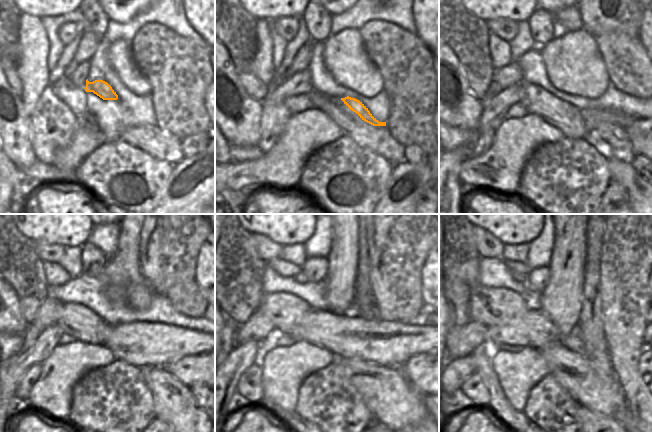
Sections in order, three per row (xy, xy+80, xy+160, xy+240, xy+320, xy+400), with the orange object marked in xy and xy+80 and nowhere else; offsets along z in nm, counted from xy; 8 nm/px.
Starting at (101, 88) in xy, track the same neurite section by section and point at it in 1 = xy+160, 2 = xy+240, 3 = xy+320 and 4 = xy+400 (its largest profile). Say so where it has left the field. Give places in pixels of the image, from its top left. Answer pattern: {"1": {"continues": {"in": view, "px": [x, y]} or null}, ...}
{"1": {"continues": {"in": "xy+160", "px": [608, 138]}}, "2": {"continues": {"in": "xy+240", "px": [189, 370]}}, "3": {"continues": {"in": "xy+320", "px": [418, 369]}}, "4": {"continues": {"in": "xy+400", "px": [642, 363]}}}

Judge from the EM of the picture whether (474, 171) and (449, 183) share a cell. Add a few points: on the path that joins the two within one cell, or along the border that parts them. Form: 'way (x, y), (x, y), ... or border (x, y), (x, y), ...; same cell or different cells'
border (467, 157), (460, 167), (459, 183); different cells

